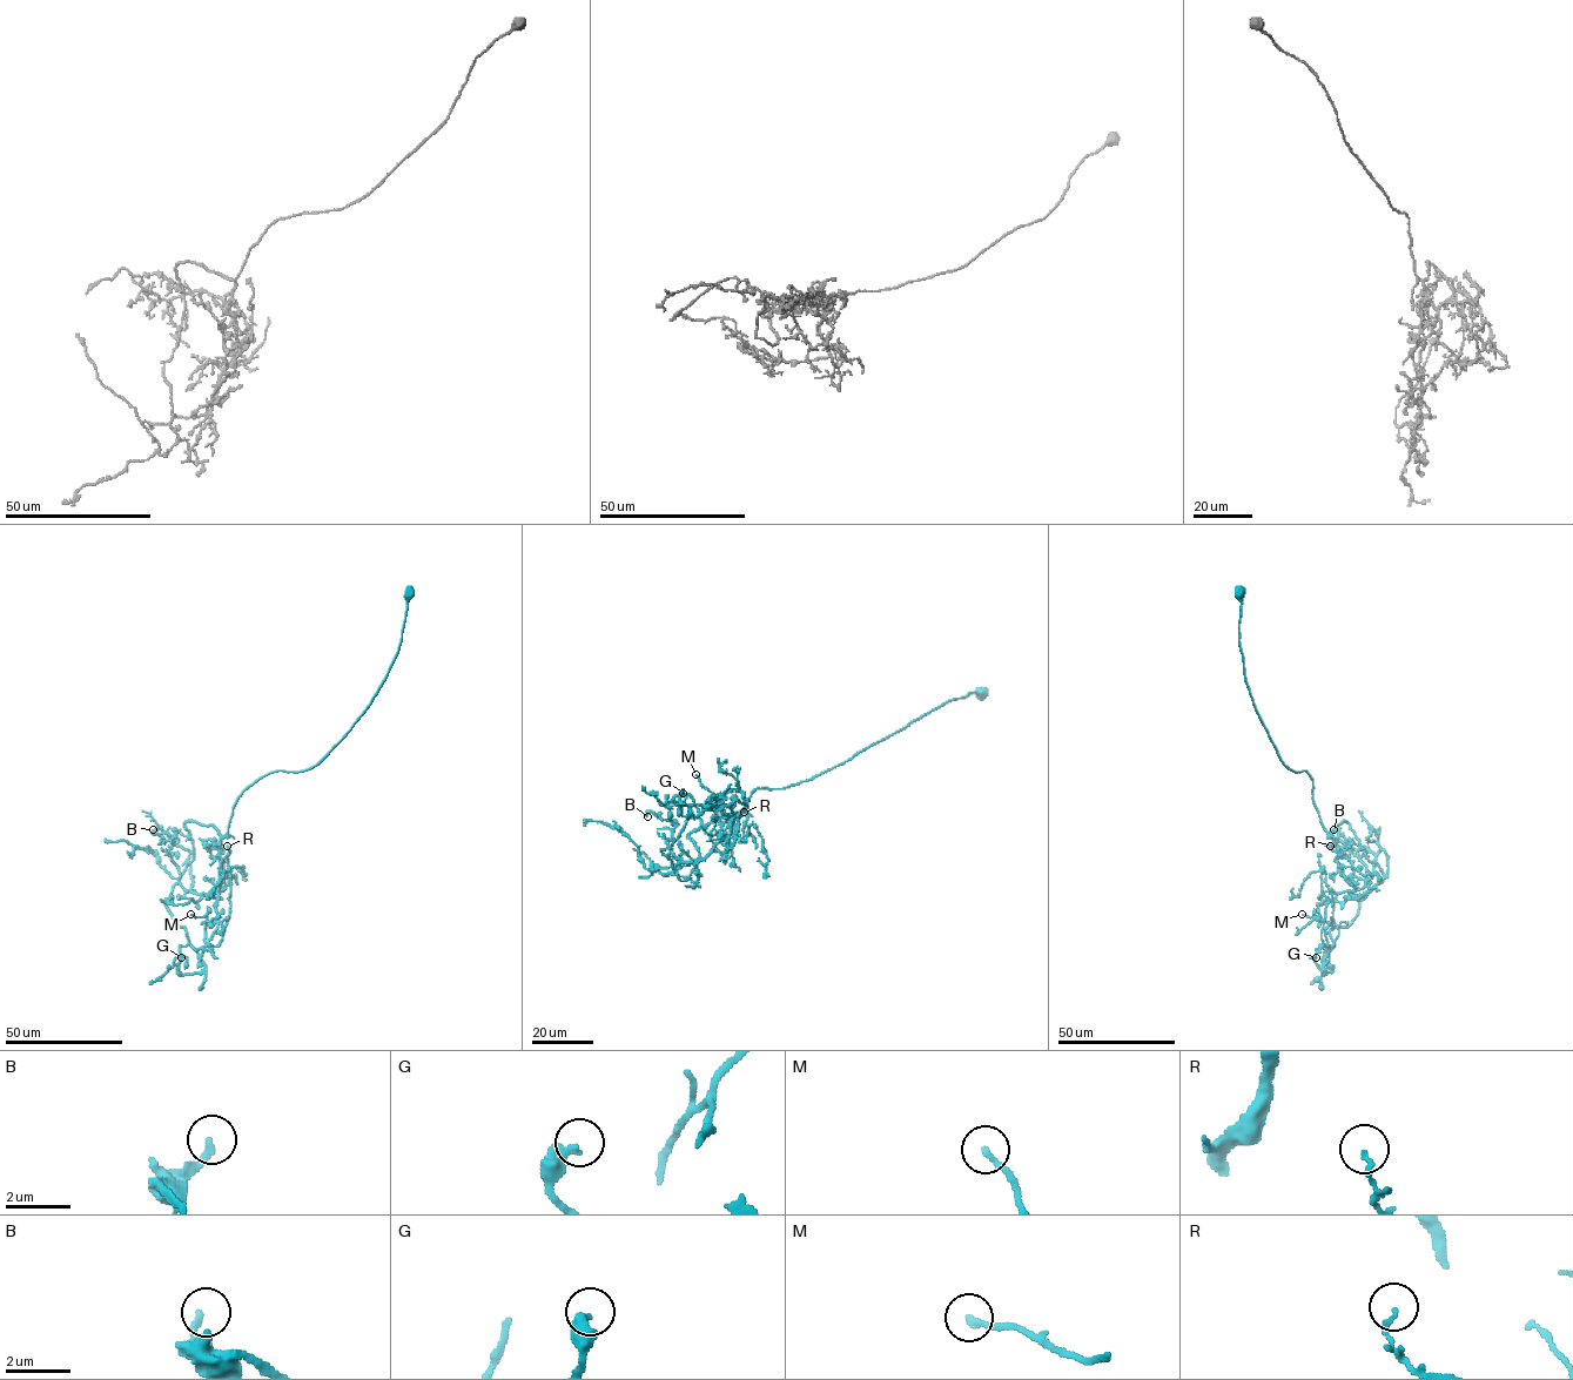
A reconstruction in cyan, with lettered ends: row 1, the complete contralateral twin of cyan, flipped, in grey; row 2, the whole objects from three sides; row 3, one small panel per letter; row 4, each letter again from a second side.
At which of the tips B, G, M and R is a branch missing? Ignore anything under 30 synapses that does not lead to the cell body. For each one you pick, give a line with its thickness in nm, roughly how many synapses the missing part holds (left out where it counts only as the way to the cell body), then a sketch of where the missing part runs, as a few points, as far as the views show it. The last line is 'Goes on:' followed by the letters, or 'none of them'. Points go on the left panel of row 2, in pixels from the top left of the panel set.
M: 190 nm | 35 syn | (190, 914), (176, 914), (190, 910), (194, 915)
Goes on: M

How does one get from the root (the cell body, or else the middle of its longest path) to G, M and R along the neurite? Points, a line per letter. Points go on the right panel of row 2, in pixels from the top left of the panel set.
G: (1238, 591), (1255, 709), (1284, 763), (1311, 776), (1337, 869), (1356, 889), (1331, 895), (1324, 975), (1316, 957)
M: (1238, 591), (1255, 709), (1284, 763), (1311, 776), (1356, 889), (1331, 895), (1331, 946), (1338, 929), (1302, 914)
R: (1238, 591), (1239, 645), (1255, 709), (1284, 763), (1311, 776), (1337, 869), (1352, 884), (1351, 863), (1330, 846)

